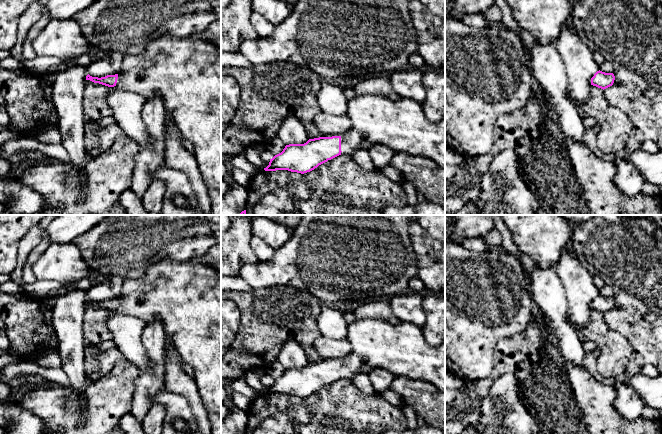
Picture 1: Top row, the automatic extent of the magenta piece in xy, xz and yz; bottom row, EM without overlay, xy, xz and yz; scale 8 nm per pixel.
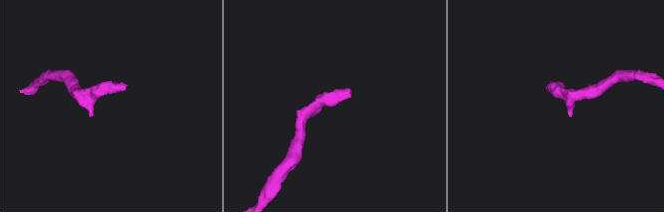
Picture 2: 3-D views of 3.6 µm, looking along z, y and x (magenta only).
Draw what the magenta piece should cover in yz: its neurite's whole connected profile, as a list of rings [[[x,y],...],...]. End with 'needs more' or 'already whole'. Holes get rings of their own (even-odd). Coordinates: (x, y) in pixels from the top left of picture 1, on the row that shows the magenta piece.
[[[599,70],[591,78],[591,85],[604,90],[612,86],[614,80],[615,80],[615,76],[613,73],[605,73]]]; already whole

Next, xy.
[[[160,35],[148,43],[140,54],[124,56],[119,74],[101,78],[88,74],[86,80],[108,87],[117,86],[121,90],[137,93],[145,100],[161,98],[166,116],[174,122],[182,138],[193,144],[192,153],[211,199],[210,215],[221,215],[221,47],[193,35],[182,38]]]; needs more

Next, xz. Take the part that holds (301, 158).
[[[362,95],[355,96],[348,101],[348,110],[346,115],[352,122],[352,128],[341,136],[319,137],[309,139],[304,144],[286,145],[283,151],[270,159],[269,165],[264,168],[265,171],[288,170],[297,173],[307,173],[319,165],[331,160],[341,153],[351,155],[357,149],[369,149],[372,145],[383,144],[394,152],[407,152],[414,156],[423,156],[445,168],[445,119],[439,122],[431,122],[424,114],[422,104],[407,98],[401,98],[398,101],[391,101],[383,96]]]; needs more

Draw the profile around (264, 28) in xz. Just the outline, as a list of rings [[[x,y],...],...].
[[[254,11],[250,16],[250,22],[261,38],[270,36],[276,27],[276,25],[272,24],[265,17]]]

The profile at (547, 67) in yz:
[[[537,41],[528,53],[532,76],[538,81],[541,87],[548,93],[551,103],[554,106],[561,131],[574,141],[584,142],[584,124],[575,104],[567,97],[568,77],[565,65],[556,49],[555,44],[541,45]]]

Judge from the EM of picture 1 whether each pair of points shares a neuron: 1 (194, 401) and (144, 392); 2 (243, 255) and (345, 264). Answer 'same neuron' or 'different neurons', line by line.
1: different neurons
2: different neurons

